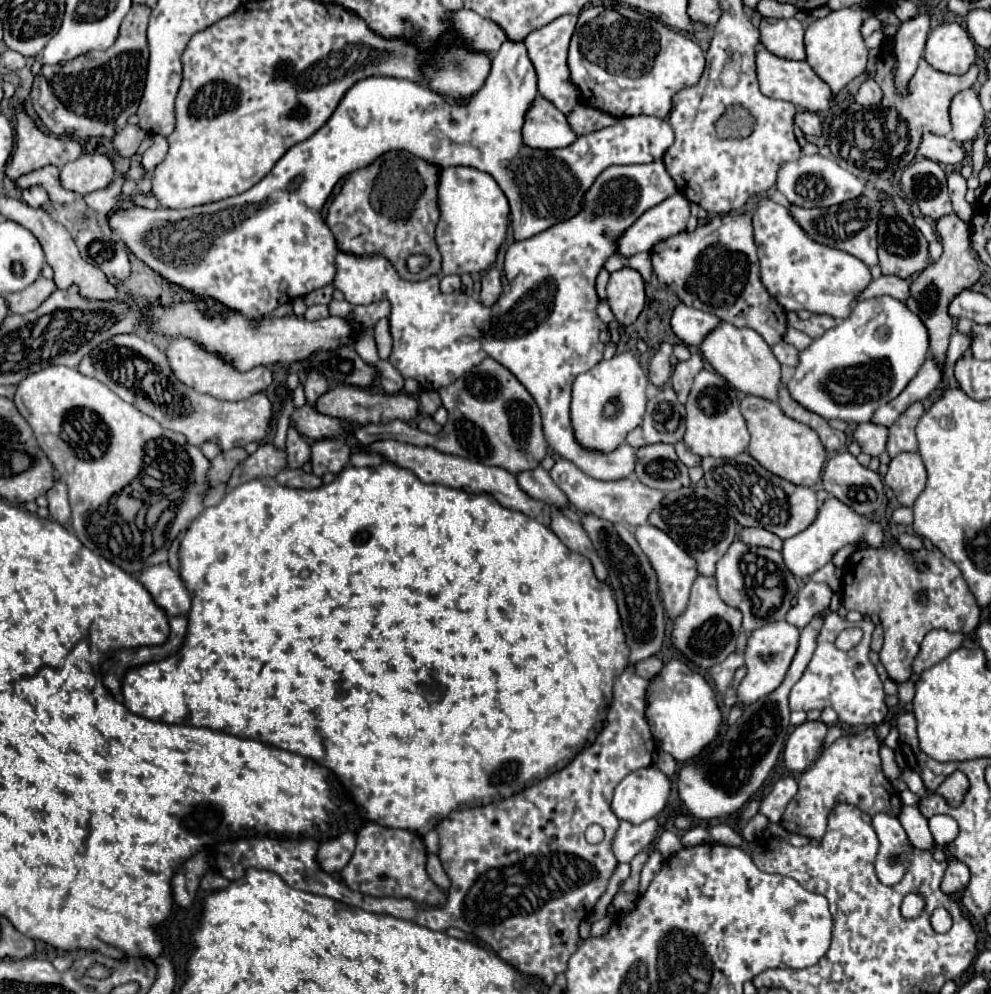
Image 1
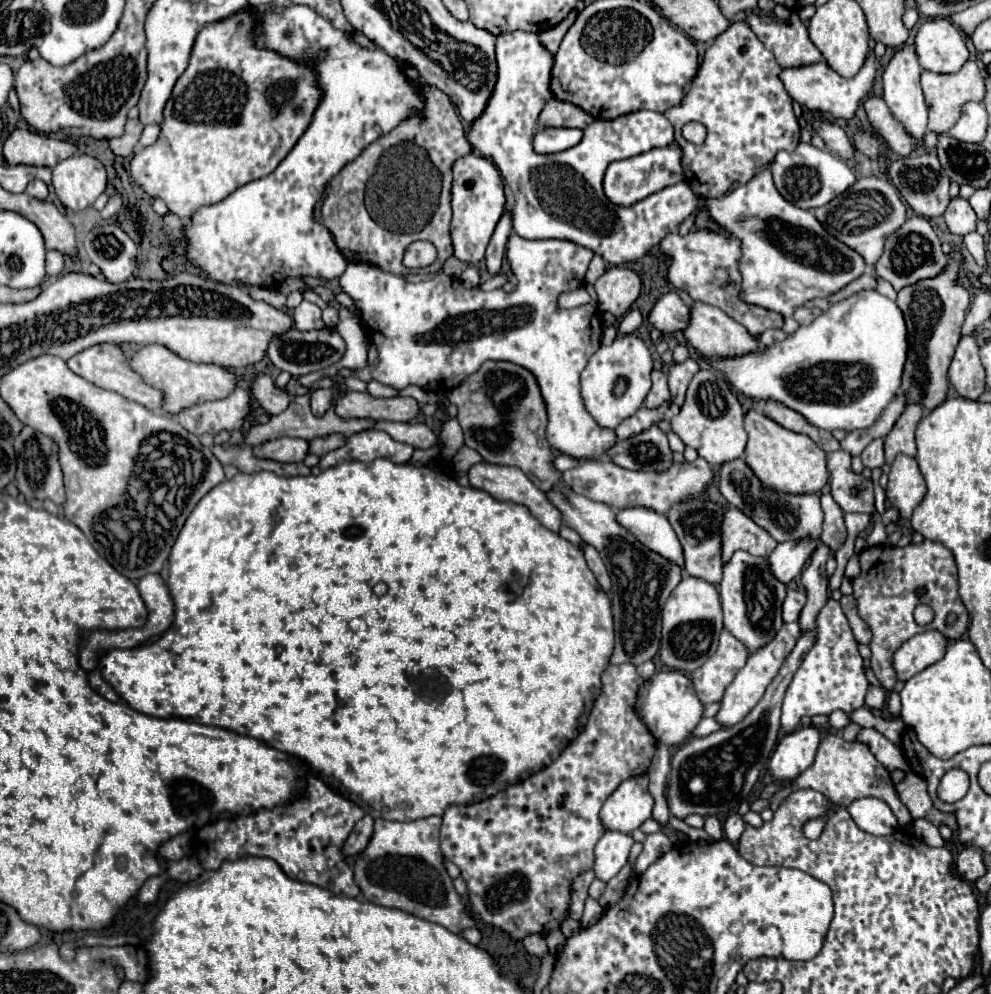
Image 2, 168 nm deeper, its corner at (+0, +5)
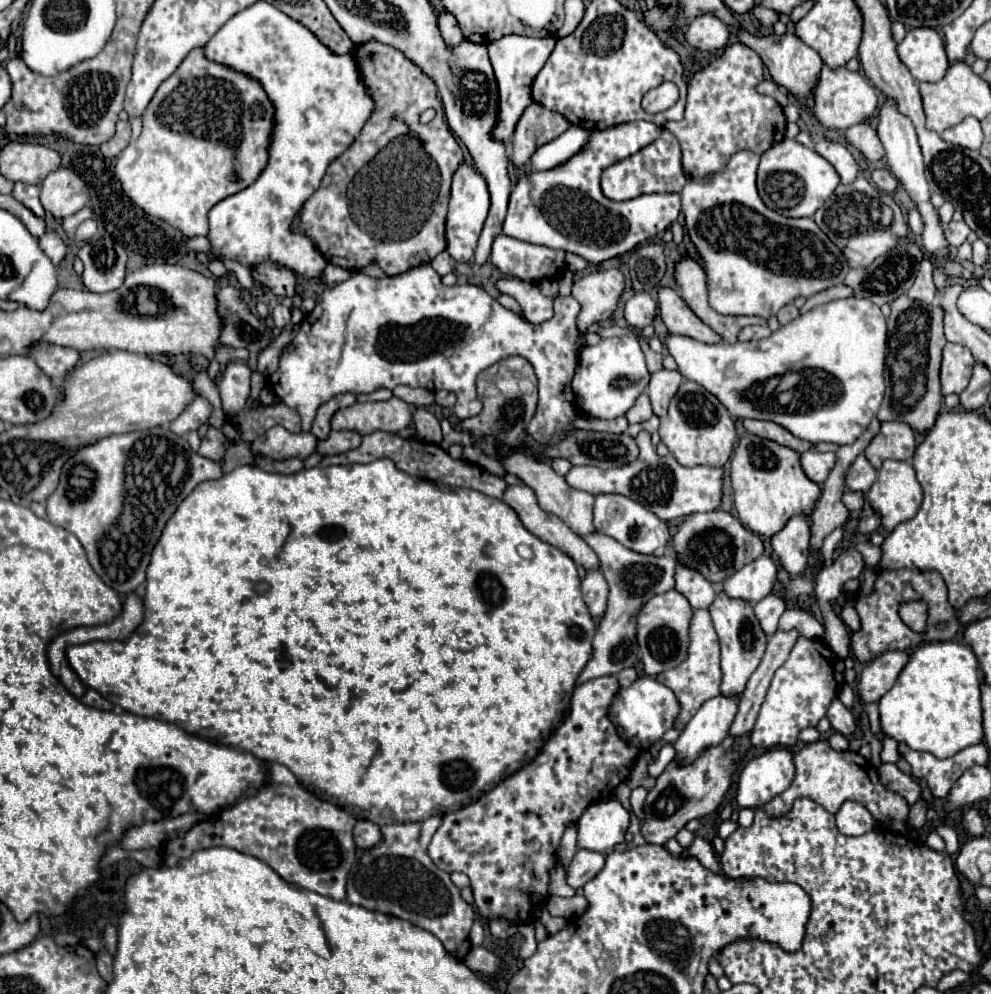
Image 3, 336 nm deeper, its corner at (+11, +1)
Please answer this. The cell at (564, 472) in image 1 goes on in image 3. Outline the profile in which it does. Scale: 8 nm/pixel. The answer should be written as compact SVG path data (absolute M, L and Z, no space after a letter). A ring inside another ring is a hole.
M639 432L637 444L641 448L641 456L637 458L637 464L627 464L625 468L611 468L611 470L601 470L593 466L573 466L569 474L565 476L565 482L575 490L583 490L593 496L599 496L599 494L627 496L667 522L695 514L695 512L711 512L713 508L719 506L721 486L723 486L723 468L709 468L709 466L685 468L671 454L661 458L651 446L649 432Z

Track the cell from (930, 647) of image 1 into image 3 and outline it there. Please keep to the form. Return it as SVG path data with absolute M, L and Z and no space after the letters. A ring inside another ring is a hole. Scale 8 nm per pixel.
M889 650L873 658L861 672L861 680L859 680L861 700L865 704L875 702L885 692L889 692L889 688L893 688L893 684L897 682L897 676L905 668L907 660L909 660L909 654L903 650Z

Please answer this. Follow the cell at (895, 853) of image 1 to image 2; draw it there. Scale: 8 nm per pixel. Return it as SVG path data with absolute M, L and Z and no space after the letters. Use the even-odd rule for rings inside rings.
M860 798L848 806L848 812L856 826L874 836L888 836L898 828L898 820L878 798Z

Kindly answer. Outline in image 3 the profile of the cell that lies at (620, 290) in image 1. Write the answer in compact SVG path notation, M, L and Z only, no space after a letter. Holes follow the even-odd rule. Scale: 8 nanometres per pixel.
M599 270L575 280L571 294L581 304L577 318L579 330L587 332L591 324L609 320L619 306L623 290L625 280L619 270Z

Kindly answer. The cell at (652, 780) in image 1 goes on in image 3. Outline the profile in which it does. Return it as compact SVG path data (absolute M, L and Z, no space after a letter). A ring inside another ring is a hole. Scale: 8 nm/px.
M619 798L591 804L579 820L577 846L595 852L613 850L615 844L625 840L625 832L631 824L631 814Z

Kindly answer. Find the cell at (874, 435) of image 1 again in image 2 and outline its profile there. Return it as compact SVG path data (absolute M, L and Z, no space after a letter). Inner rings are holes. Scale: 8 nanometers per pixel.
M880 438L872 440L872 444L866 446L866 450L862 452L862 464L870 470L884 466L884 442Z

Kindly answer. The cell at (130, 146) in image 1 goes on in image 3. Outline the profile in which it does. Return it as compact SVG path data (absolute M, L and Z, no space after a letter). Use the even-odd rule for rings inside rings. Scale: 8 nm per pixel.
M117 122L117 132L115 132L115 136L109 140L109 142L105 142L105 144L101 144L101 152L103 152L103 156L105 158L115 158L115 156L119 156L121 154L121 150L129 144L129 140L131 140L131 126L129 126L129 122Z

